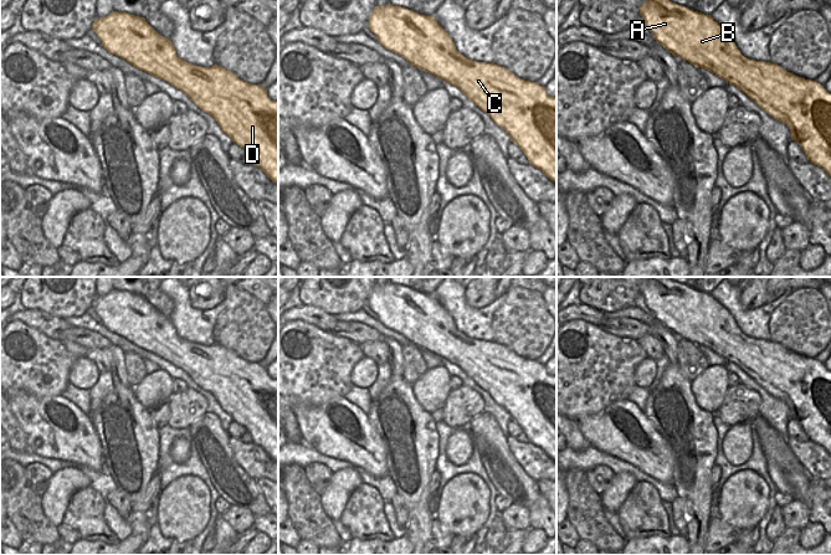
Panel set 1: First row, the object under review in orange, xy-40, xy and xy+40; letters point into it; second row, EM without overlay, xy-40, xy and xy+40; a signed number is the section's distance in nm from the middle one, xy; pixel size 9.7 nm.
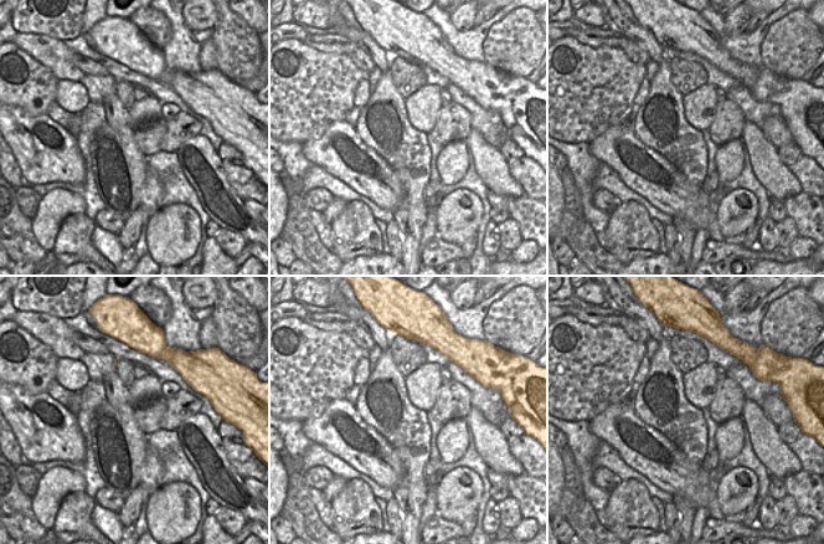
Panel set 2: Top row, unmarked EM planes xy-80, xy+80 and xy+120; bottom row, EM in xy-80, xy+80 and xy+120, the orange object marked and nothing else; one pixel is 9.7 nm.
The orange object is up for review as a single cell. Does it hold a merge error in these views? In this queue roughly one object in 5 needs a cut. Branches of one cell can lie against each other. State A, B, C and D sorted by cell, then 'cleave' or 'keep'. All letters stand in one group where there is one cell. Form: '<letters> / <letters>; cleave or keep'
A B C D; keep

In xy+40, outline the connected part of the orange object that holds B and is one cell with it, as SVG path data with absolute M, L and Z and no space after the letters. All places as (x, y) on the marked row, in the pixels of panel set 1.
M648 0L640 7L648 31L657 43L673 56L696 67L711 71L735 86L765 113L785 123L807 160L822 168L831 178L831 94L816 81L795 76L771 62L744 57L733 38L711 15L693 11L670 0Z

